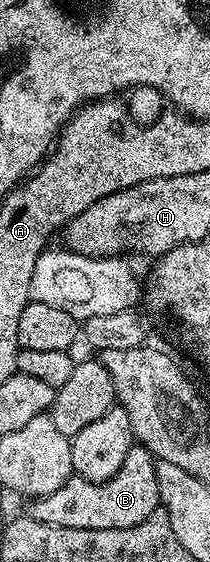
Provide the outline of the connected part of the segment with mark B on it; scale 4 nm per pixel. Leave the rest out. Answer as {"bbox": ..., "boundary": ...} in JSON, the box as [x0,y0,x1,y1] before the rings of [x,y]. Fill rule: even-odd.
{"bbox":[29,444,160,529],"boundary":[[[132,444],[121,471],[113,479],[93,483],[84,477],[72,476],[57,491],[30,502],[29,515],[34,521],[49,523],[57,527],[81,527],[82,529],[120,529],[137,527],[141,519],[149,519],[153,511],[160,508],[159,484],[155,470],[156,458],[145,446]]]}

